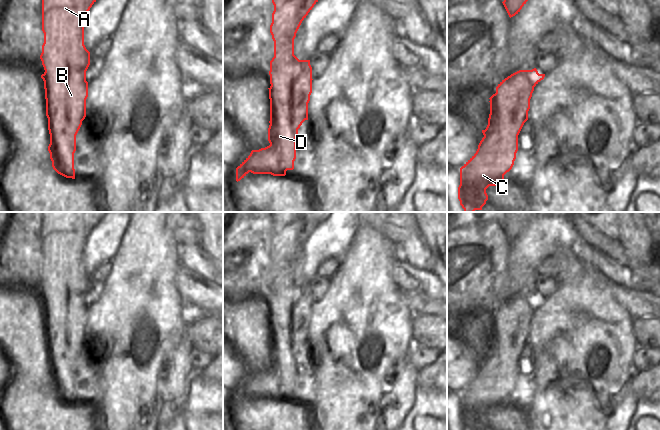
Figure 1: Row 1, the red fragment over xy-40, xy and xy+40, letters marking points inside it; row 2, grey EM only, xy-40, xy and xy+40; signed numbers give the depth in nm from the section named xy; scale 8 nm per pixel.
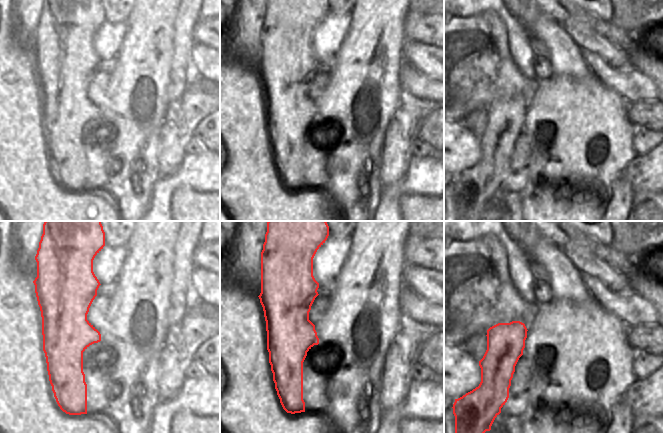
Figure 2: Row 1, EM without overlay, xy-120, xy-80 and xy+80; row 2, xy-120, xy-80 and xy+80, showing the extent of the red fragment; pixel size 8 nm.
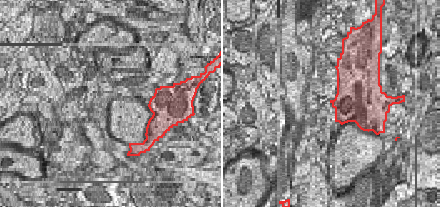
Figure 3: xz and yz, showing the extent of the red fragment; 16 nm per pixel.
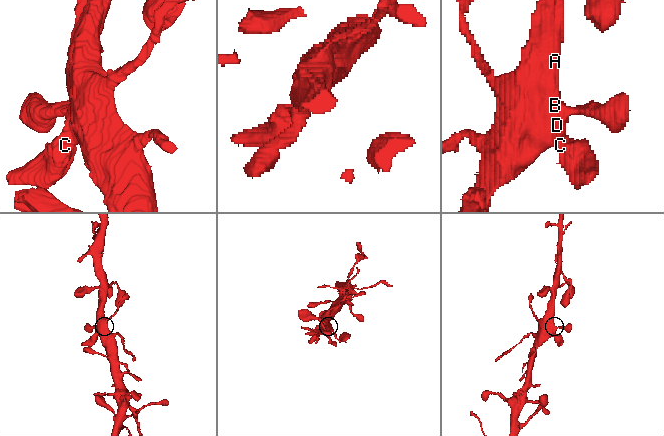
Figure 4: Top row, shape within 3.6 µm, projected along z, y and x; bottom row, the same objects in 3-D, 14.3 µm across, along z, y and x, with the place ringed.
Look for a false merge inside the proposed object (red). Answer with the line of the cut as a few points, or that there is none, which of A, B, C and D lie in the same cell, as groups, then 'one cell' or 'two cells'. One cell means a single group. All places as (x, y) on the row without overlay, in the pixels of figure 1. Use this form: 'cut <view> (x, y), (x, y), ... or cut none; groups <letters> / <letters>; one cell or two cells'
cut none; groups A B C D; one cell

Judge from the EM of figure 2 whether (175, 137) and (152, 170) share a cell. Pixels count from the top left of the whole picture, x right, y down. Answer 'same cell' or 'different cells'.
different cells

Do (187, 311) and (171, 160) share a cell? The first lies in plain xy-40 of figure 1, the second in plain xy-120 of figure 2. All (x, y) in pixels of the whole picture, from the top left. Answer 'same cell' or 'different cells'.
same cell

